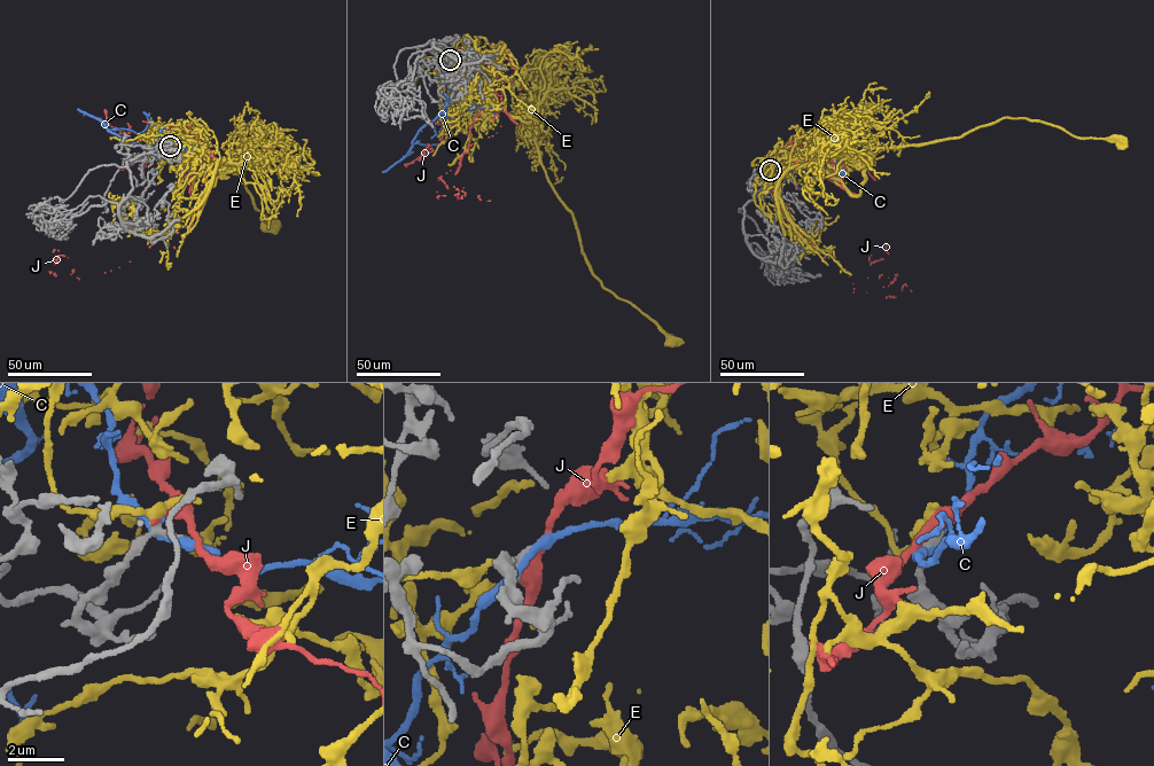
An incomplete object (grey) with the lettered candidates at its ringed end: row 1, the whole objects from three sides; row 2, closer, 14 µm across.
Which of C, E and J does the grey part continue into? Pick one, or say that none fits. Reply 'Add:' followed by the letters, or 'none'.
Add: E

